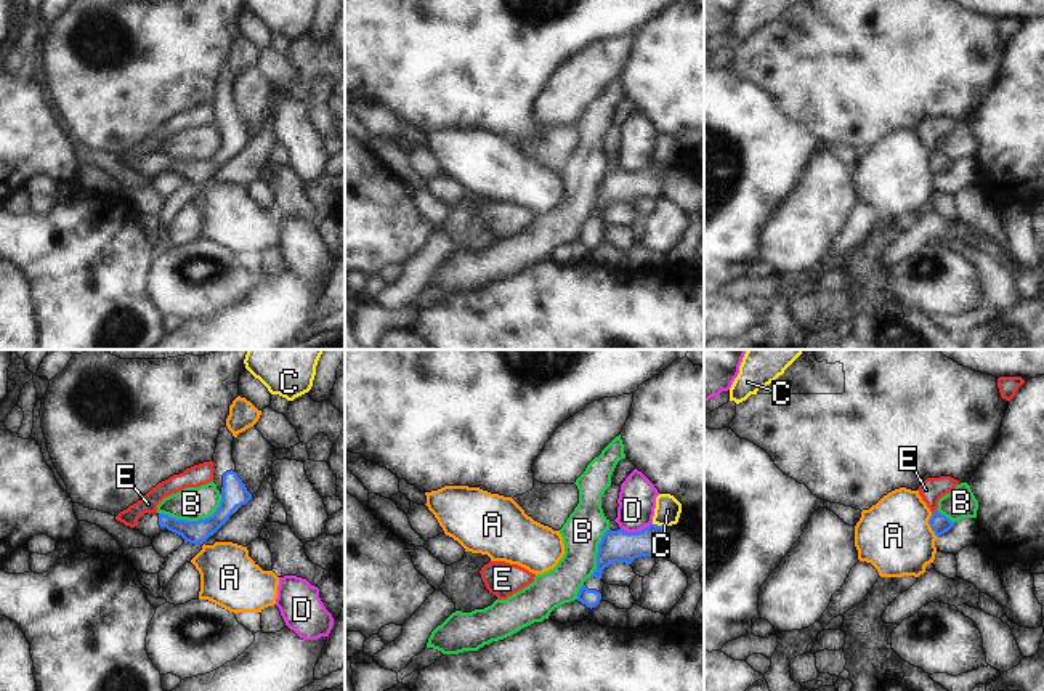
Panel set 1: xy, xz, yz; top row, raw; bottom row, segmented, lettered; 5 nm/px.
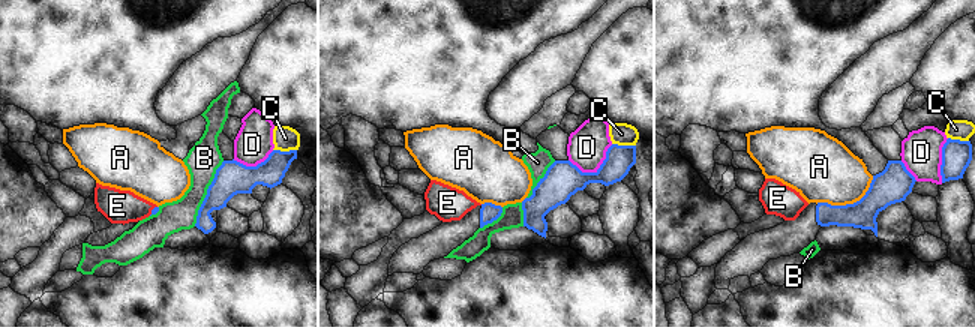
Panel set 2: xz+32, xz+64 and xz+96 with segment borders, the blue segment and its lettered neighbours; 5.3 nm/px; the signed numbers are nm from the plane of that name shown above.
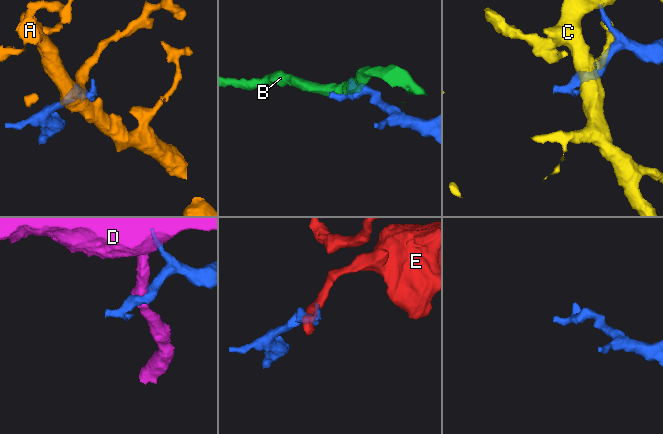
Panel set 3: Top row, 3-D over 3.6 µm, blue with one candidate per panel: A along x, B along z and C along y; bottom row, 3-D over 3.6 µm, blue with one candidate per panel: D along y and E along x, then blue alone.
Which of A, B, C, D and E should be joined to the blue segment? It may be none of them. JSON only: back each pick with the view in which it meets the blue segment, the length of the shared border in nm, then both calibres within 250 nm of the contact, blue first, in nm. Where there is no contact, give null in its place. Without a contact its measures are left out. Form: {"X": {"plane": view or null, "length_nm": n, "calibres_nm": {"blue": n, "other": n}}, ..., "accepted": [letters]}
{"accepted": []}

